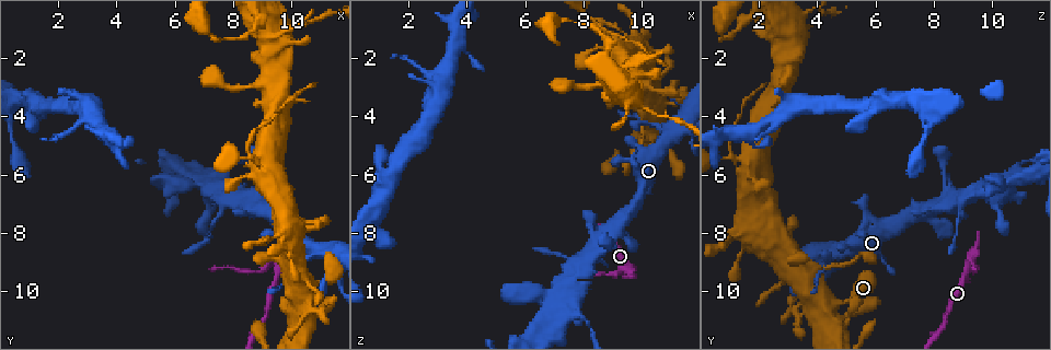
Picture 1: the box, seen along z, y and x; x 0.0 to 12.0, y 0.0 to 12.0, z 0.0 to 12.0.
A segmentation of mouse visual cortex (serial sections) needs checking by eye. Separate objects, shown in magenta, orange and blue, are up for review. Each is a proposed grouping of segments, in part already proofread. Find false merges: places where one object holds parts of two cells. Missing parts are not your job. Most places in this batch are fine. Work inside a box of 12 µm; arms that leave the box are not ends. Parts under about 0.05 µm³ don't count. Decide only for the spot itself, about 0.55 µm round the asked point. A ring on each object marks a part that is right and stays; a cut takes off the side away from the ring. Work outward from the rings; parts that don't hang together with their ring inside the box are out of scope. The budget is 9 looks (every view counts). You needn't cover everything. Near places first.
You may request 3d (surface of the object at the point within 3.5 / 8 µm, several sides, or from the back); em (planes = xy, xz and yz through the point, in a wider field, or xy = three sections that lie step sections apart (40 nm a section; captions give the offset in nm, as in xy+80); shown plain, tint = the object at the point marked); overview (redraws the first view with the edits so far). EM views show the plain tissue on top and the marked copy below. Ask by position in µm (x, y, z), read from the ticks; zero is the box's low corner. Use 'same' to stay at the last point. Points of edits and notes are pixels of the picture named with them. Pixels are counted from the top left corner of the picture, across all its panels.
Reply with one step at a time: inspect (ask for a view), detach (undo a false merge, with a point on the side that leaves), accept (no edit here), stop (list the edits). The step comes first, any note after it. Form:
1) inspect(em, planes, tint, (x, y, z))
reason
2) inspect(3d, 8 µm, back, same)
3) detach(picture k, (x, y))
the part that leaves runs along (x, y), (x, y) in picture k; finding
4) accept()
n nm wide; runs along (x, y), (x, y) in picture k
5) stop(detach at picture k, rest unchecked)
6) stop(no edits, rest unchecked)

inspect(3d, 3.5 µm, (9.9, 7.9, 1.6))
narrows sharply

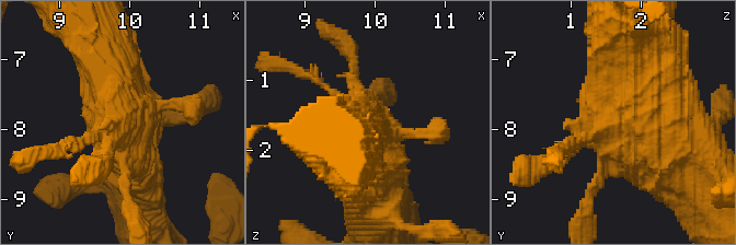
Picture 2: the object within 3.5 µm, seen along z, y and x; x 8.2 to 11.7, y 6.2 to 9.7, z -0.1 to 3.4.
inspect(em, xy, step 3, tint, (9.90, 7.90, 1.60))

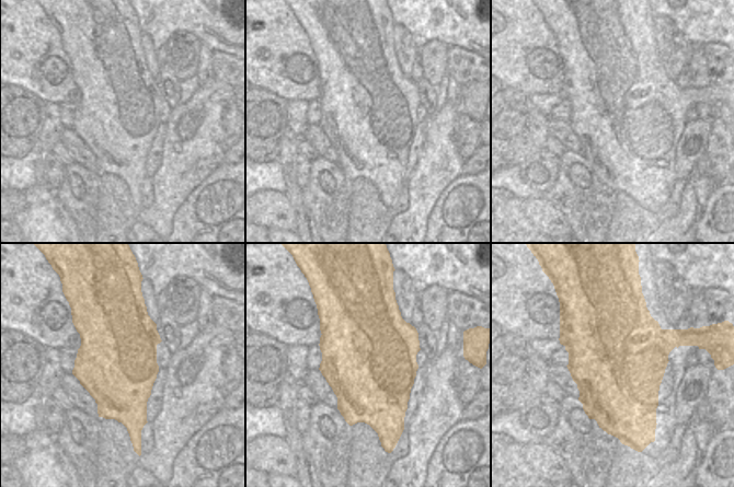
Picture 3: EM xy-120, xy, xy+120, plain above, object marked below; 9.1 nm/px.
accept()
all the same cell

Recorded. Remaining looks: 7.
inspect(3d, 3.5 µm, back, (8.9, 5.5, 1.5))
abrupt turn

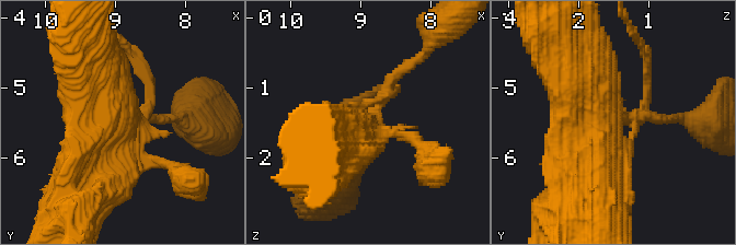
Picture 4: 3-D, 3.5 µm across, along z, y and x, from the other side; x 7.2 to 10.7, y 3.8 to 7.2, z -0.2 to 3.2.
inspect(em, xy, step 1, tint, (8.90, 5.45, 1.50))

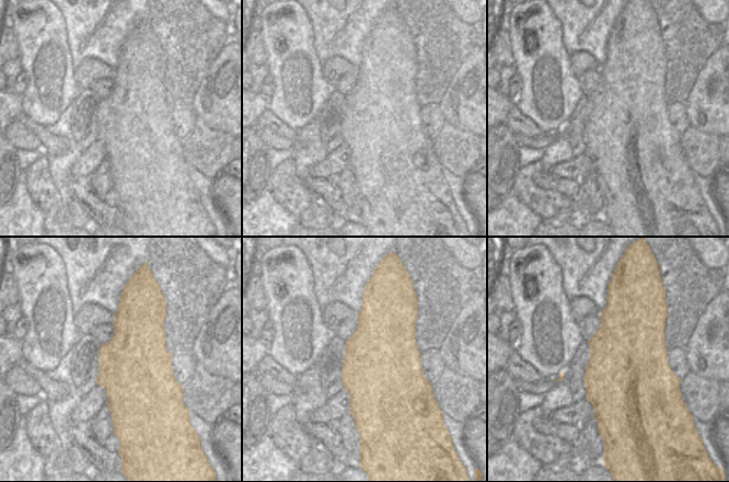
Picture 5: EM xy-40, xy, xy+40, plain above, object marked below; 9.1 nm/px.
inspect(em, xy, step 3, tint, same)

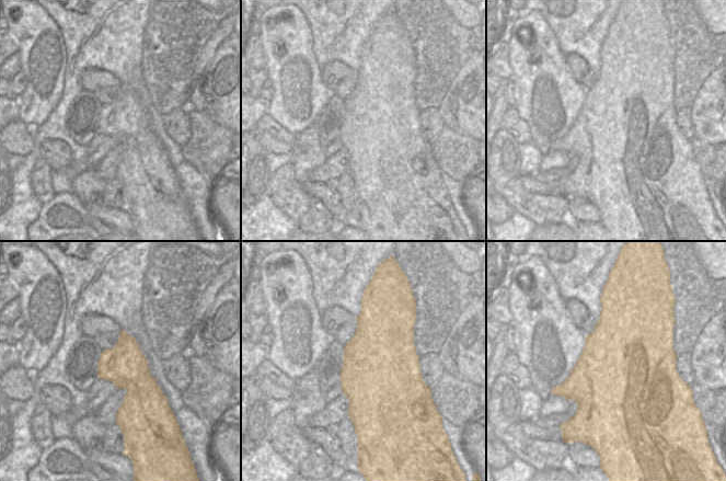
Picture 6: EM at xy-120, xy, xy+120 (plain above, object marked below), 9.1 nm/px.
accept()
700 nm wide; runs along (594, 193), (590, 78), (574, 55) in picture 4; one cell here

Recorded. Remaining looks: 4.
inspect(3d, 3.5 µm, (10.9, 8.5, 4.8))
thin arm on a thick one

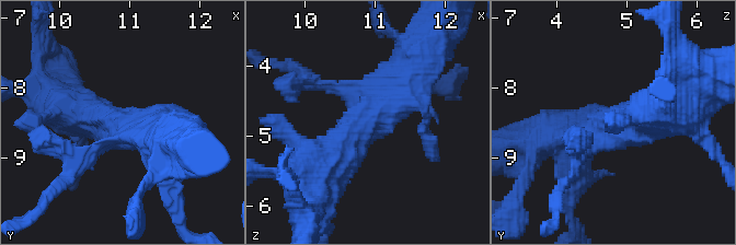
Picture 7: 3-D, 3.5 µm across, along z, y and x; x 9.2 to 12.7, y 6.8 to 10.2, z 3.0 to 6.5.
inspect(em, planes, tint, (10.85, 8.55, 4.80))

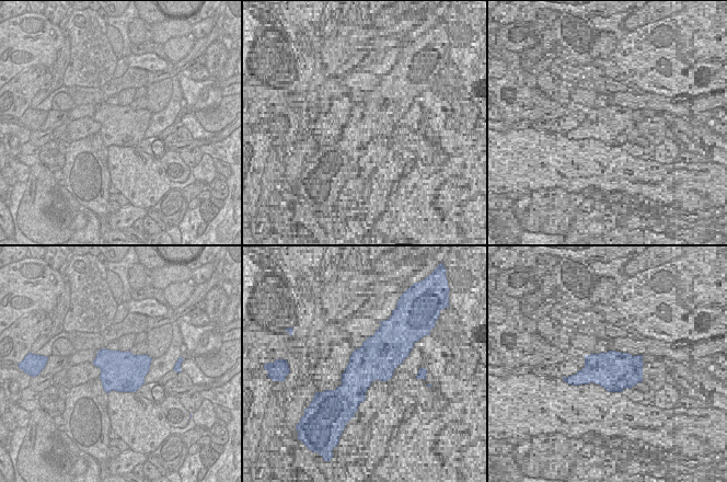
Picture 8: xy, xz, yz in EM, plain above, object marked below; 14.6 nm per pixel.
accept()
arms of 150, 300, 450, 600 nm; runs along (322, 174), (410, 68) in picture 7; all the same cell

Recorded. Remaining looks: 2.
inspect(3d, 3.5 µm, (9.6, 9.0, 9.3))
abrupt turn

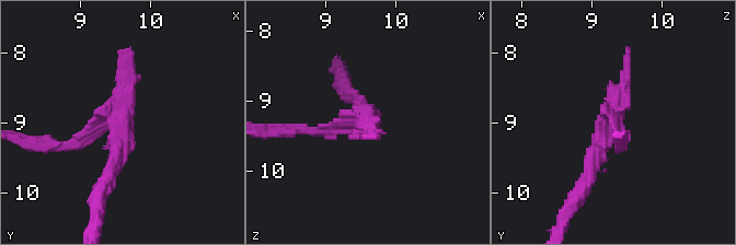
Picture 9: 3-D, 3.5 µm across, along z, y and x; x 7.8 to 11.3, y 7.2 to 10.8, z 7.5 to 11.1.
inspect(em, xy, step 5, tint, (9.65, 9.00, 9.30))
need the tissue

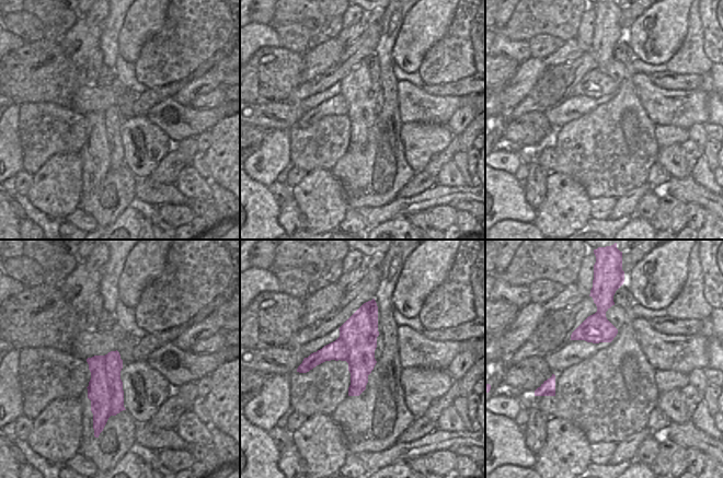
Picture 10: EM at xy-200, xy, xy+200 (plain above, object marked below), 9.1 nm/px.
detach(picture 9, (313, 131))
two cells meet here

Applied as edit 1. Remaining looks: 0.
stop(detach at picture 9, rest unchecked)

